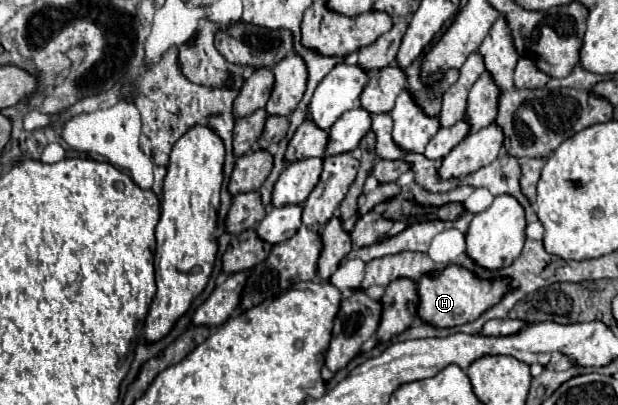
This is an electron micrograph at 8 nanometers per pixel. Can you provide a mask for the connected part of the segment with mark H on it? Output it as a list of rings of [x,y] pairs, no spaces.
[[[451,264],[441,272],[423,276],[417,284],[419,284],[419,310],[417,310],[417,314],[421,320],[425,320],[437,328],[453,328],[453,326],[461,326],[465,322],[477,320],[485,310],[495,306],[511,290],[509,278],[481,280],[471,270],[457,266],[457,264]]]

